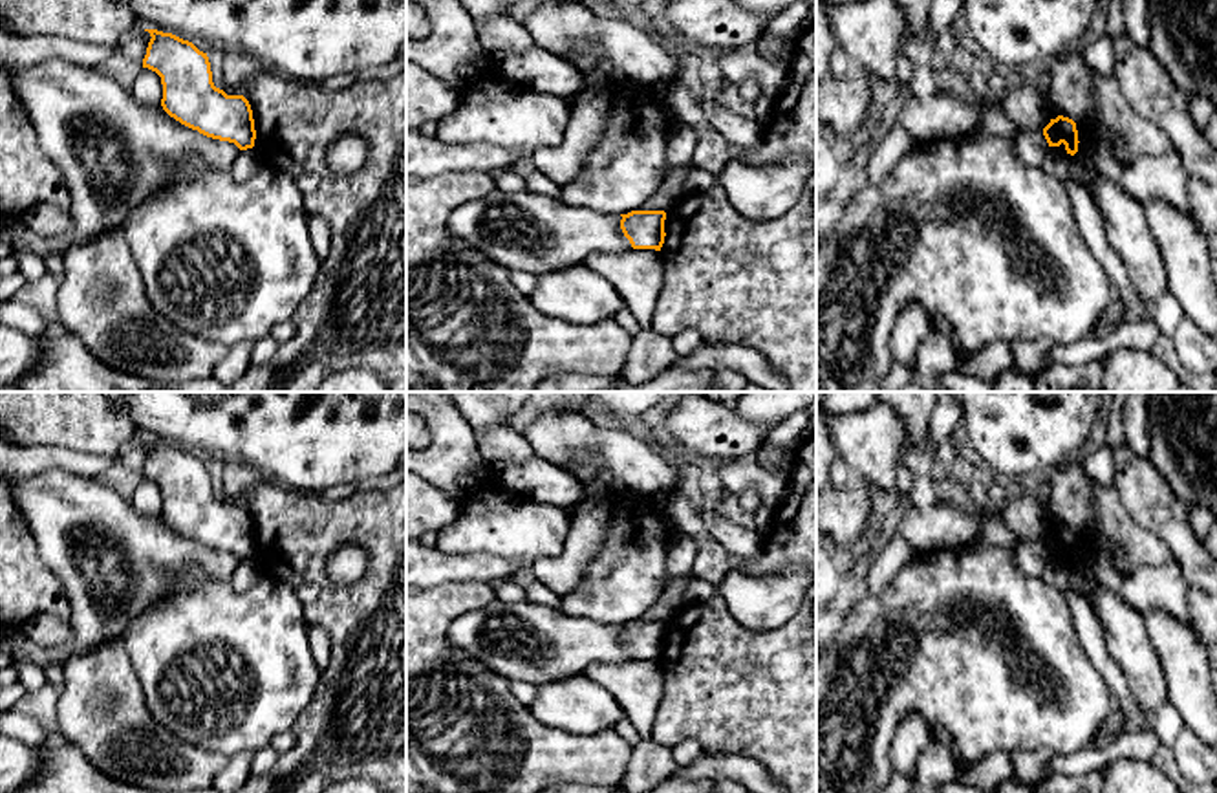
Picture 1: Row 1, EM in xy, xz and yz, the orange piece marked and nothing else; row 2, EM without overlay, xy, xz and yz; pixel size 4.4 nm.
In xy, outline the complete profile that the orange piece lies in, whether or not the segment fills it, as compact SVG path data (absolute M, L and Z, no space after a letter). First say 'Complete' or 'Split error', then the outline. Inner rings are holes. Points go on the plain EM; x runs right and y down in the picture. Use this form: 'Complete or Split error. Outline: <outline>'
Complete. Outline: M150 443L143 478L156 482L163 494L163 520L199 544L234 553L240 560L254 557L256 540L249 511L227 505L212 493L207 463L172 443Z

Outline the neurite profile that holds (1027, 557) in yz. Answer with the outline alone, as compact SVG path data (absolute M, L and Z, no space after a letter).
M1036 540L1036 542L1018 542L1014 548L1014 562L1016 566L1032 577L1039 577L1039 562L1043 559L1049 559L1049 553L1043 546L1043 540Z

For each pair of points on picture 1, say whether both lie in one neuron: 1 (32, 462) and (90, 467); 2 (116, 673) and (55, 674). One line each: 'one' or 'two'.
1: one
2: two

